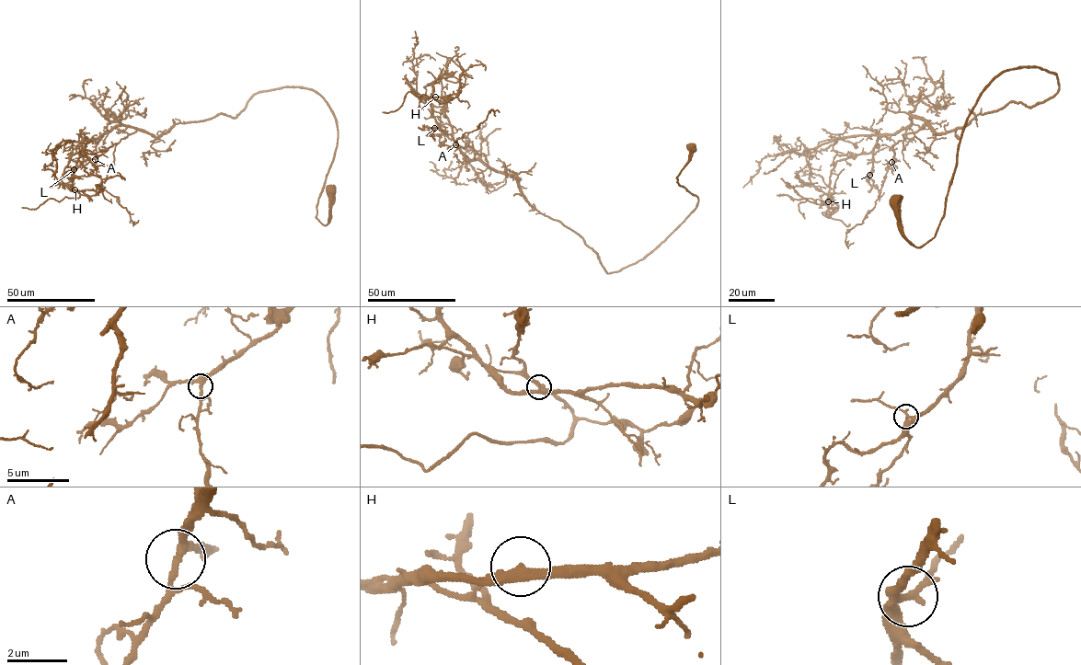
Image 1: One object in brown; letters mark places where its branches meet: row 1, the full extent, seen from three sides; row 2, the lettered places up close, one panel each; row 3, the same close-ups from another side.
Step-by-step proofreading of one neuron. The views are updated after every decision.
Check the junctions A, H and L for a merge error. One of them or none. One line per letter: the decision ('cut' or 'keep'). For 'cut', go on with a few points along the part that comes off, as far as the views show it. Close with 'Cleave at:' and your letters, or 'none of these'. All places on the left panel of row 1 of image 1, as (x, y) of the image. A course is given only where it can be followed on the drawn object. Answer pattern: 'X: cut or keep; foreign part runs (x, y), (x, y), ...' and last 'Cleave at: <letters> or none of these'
A: keep
H: cut; foreign part runs (74, 189), (79, 193), (78, 198), (65, 197), (59, 201), (50, 199), (37, 208), (21, 207)
L: keep
Cleave at: H

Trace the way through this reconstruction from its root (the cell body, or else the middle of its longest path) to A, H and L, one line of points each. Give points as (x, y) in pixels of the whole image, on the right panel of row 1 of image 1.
A: (894, 201), (899, 232), (922, 246), (981, 92), (1010, 70), (1056, 75), (1032, 107), (902, 134), (891, 162)
H: (894, 201), (922, 246), (981, 92), (1056, 75), (946, 132), (913, 117), (837, 161), (829, 201)
L: (894, 201), (922, 246), (981, 92), (1056, 75), (946, 132), (913, 117), (869, 175)

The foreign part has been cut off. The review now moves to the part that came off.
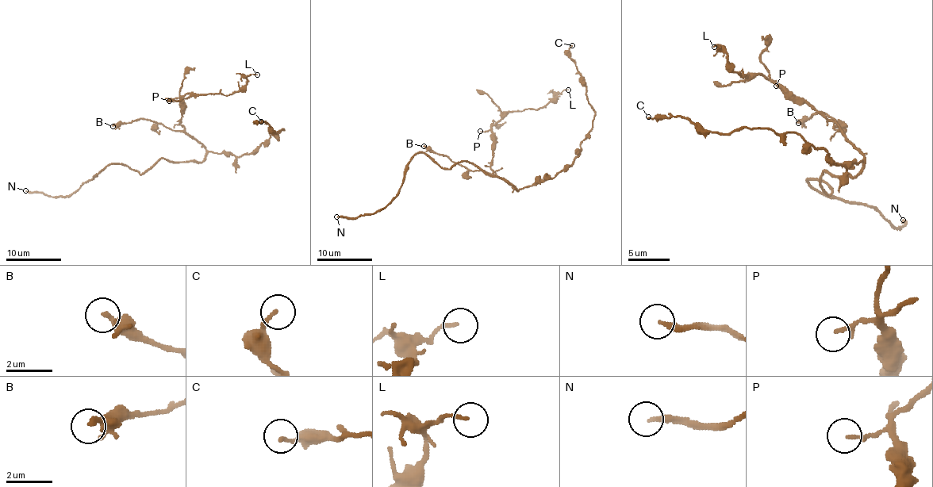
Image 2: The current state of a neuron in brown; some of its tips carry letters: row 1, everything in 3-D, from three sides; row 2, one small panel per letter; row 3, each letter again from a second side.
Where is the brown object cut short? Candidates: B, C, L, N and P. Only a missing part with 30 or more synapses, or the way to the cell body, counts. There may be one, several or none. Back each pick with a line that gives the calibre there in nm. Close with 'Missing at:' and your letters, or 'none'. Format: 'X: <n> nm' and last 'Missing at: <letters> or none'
N: 220 nm
Missing at: N

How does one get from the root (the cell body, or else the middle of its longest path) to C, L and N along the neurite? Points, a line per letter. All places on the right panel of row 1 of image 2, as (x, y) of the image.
C: (846, 176), (854, 176), (861, 162), (837, 166), (796, 133), (745, 127), (712, 133), (683, 116), (648, 116)
L: (846, 176), (861, 168), (864, 155), (835, 123), (804, 102), (794, 102), (759, 74), (742, 78), (714, 47)
N: (846, 176), (821, 176), (829, 194), (823, 180), (808, 182), (825, 194), (870, 205), (892, 228), (903, 220)

